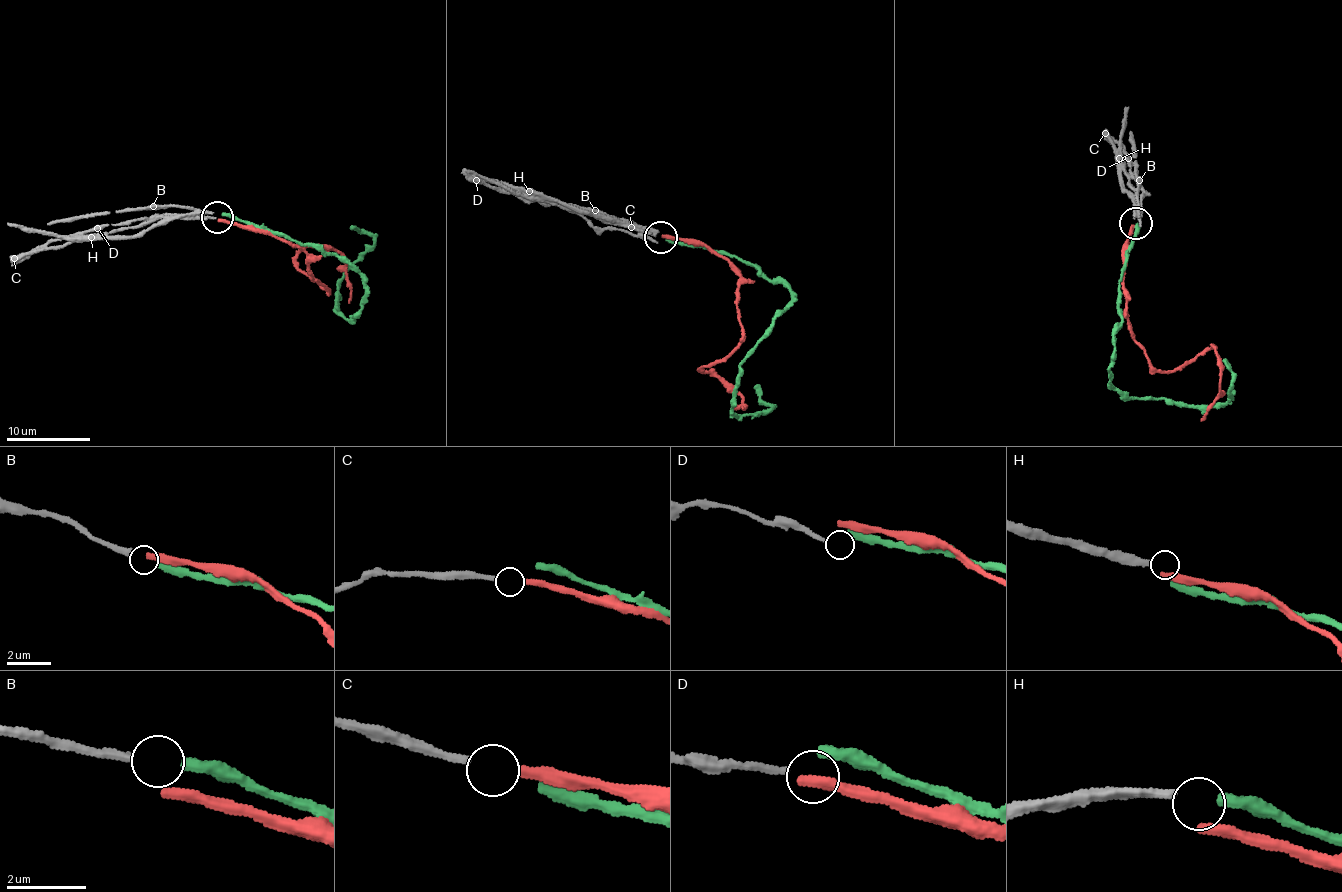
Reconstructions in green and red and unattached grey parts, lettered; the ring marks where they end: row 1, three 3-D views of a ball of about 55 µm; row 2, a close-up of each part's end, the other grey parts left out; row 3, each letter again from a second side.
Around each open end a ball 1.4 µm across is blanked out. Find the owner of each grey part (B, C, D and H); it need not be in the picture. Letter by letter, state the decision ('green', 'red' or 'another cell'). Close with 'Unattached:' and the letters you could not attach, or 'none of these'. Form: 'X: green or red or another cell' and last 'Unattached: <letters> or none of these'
B: green
C: red
D: another cell
H: another cell
Unattached: D, H

